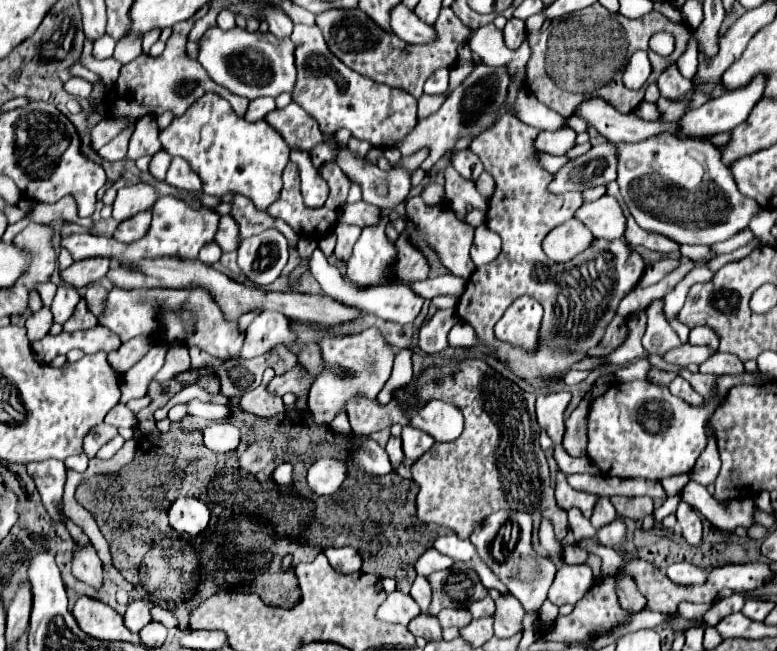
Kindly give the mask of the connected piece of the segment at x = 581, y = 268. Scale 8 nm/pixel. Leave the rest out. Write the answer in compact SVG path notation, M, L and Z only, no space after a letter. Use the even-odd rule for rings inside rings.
M506 112L494 128L476 136L470 144L484 168L496 180L496 192L490 198L486 224L500 234L502 252L494 262L474 270L464 294L458 300L456 312L462 322L474 328L476 340L480 342L478 346L470 348L472 354L496 358L534 388L552 388L558 384L558 380L554 380L556 374L572 370L574 364L588 358L584 352L600 344L608 324L616 316L620 300L632 288L636 288L646 266L644 258L634 252L624 238L592 242L588 250L566 264L546 264L546 254L542 250L544 236L574 216L574 212L582 206L582 196L579 191L560 196L548 192L546 186L552 180L552 174L540 168L534 160L536 148L532 146L532 140L538 136L538 132L540 130L520 124L516 116ZM546 272L552 278L546 278ZM524 294L540 300L544 308L538 346L534 350L504 344L504 340L496 340L494 334L494 324L500 320L504 310Z

